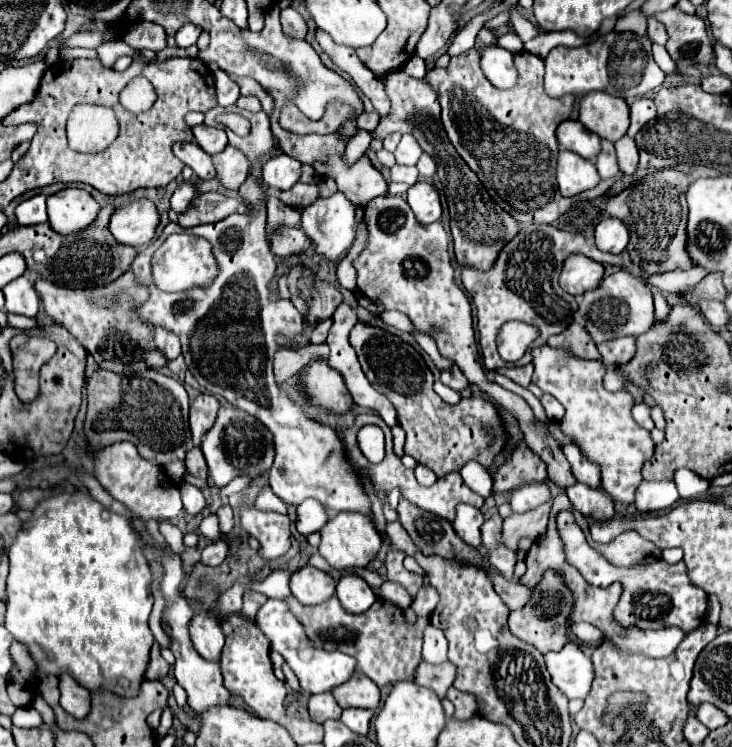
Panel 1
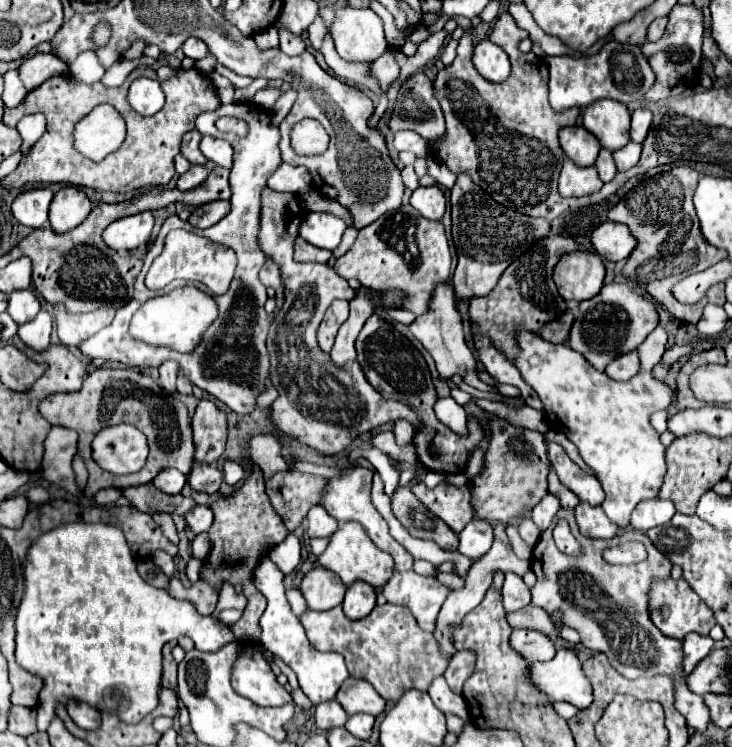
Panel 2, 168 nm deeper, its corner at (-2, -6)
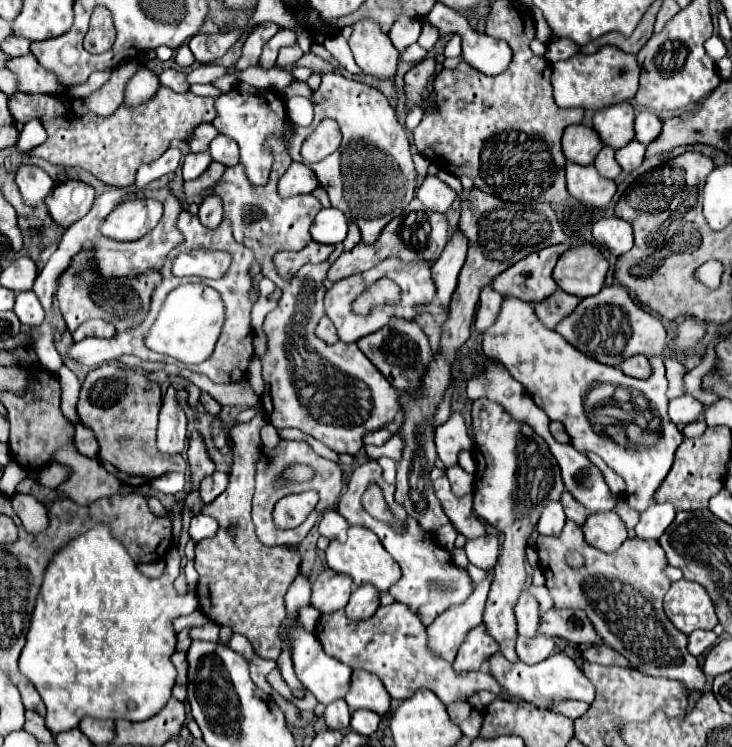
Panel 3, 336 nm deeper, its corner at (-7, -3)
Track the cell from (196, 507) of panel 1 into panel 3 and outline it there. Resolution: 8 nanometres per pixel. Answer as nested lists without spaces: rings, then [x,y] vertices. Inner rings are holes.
[[[195,514],[189,526],[189,534],[195,542],[201,542],[203,538],[209,538],[217,532],[217,520],[213,516],[205,516],[205,514]]]

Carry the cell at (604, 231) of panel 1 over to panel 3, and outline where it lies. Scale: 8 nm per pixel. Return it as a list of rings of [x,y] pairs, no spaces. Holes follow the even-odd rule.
[[[611,216],[593,224],[593,238],[599,246],[607,248],[611,256],[621,256],[633,248],[633,228],[629,222]]]

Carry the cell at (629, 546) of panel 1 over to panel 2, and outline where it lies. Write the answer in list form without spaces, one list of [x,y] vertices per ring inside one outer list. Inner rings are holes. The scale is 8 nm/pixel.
[[[560,509],[554,517],[554,525],[566,519],[574,537],[578,539],[582,553],[580,555],[566,555],[562,553],[552,539],[552,525],[542,531],[538,543],[532,549],[532,571],[536,573],[538,581],[532,587],[532,605],[542,607],[544,611],[552,613],[554,607],[564,611],[564,623],[570,625],[580,633],[582,645],[604,653],[610,659],[610,665],[618,669],[620,675],[628,679],[638,677],[654,677],[654,675],[670,675],[674,679],[674,707],[686,717],[688,727],[694,731],[706,731],[708,725],[708,711],[706,703],[700,695],[694,695],[686,685],[686,675],[682,675],[682,641],[670,639],[654,627],[648,611],[648,591],[654,579],[668,579],[672,563],[650,543],[650,539],[642,531],[624,531],[608,541],[594,541],[584,537],[574,521],[574,511]],[[626,541],[640,541],[648,557],[638,565],[610,565],[602,553],[614,545]]]

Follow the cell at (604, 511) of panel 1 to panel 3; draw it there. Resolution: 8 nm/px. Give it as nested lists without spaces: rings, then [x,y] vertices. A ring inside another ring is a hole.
[[[615,510],[593,512],[583,524],[583,534],[589,546],[595,546],[603,552],[613,552],[627,538],[627,528]]]

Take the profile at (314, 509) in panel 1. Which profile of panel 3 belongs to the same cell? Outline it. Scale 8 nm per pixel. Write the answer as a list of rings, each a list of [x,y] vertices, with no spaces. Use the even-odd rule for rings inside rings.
[[[337,510],[323,512],[319,520],[319,534],[329,540],[345,540],[347,538],[347,520]]]

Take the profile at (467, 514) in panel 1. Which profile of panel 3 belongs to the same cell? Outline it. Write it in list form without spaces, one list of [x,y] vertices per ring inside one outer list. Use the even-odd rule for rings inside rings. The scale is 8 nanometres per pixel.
[[[483,534],[479,538],[473,538],[465,544],[465,552],[471,564],[475,564],[481,570],[493,568],[499,556],[499,538],[493,534]]]

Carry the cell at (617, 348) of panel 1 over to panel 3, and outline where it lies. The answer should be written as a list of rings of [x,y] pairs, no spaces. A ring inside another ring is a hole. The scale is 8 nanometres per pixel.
[[[631,356],[629,360],[623,360],[623,364],[619,366],[623,374],[627,376],[633,376],[633,378],[647,378],[651,374],[651,368],[649,368],[649,362],[645,356]]]

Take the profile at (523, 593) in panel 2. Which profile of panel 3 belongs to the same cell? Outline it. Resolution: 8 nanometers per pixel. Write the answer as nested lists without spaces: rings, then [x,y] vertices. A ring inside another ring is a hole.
[[[525,588],[515,604],[515,618],[517,618],[517,630],[523,636],[535,636],[537,624],[539,624],[539,602],[529,594],[529,588]]]

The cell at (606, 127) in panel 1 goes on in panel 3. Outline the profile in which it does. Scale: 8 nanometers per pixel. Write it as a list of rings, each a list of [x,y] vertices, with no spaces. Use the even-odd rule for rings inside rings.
[[[619,102],[597,110],[593,116],[593,128],[599,132],[601,142],[605,146],[619,150],[635,138],[633,120],[635,120],[633,106],[629,102]]]

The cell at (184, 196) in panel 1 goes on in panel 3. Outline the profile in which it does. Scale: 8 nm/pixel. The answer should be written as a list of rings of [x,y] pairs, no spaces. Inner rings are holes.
[[[203,152],[203,154],[189,154],[183,158],[183,180],[195,180],[197,176],[201,176],[209,164],[211,164],[211,154]]]

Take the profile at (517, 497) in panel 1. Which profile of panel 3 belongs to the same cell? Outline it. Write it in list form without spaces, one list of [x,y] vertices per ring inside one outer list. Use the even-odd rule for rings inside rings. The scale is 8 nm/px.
[[[549,502],[543,512],[541,512],[541,518],[539,518],[539,524],[537,524],[537,532],[539,534],[549,534],[549,536],[555,536],[561,532],[563,524],[565,524],[565,512],[563,512],[563,506],[561,502]]]

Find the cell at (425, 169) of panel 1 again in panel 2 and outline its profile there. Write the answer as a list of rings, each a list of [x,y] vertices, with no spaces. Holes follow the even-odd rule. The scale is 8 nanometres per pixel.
[[[428,157],[428,167],[430,167],[430,169],[428,169],[428,175],[432,175],[432,177],[438,181],[438,185],[442,185],[442,187],[446,187],[446,189],[452,189],[452,187],[454,187],[456,175],[454,175],[450,169],[442,167],[440,161]]]

